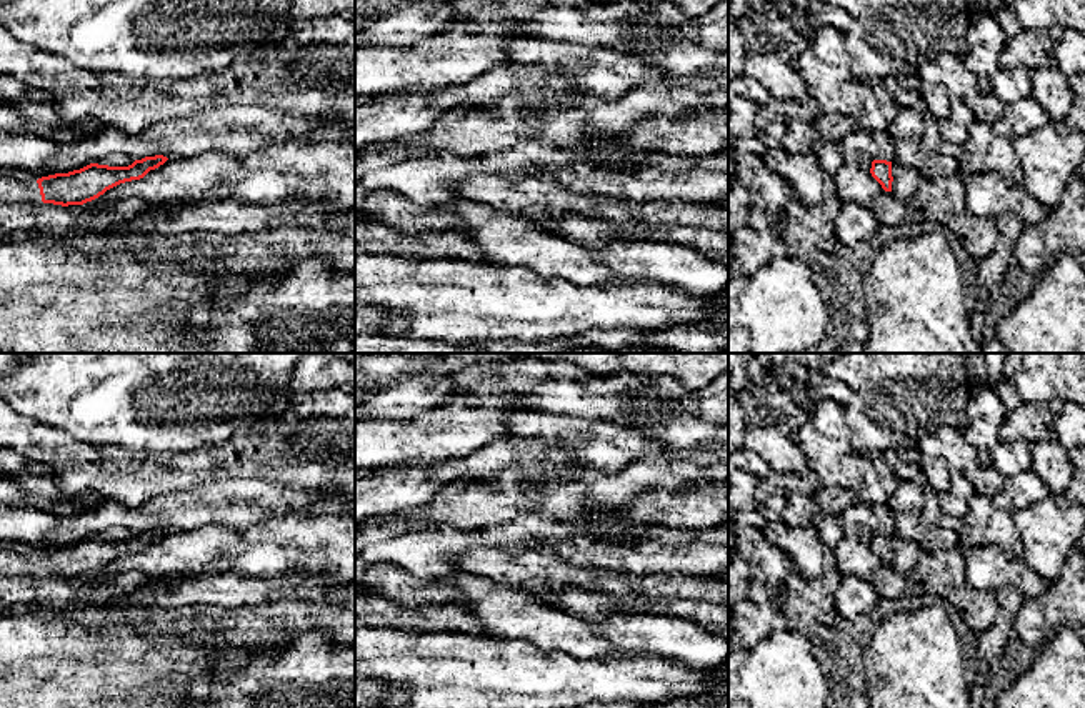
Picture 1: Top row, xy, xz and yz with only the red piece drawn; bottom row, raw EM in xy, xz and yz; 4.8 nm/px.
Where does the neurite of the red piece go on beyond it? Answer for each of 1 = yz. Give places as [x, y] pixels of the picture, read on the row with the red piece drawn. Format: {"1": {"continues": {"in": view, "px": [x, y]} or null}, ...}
{"1": {"continues": {"in": "yz", "px": [905, 179]}}}

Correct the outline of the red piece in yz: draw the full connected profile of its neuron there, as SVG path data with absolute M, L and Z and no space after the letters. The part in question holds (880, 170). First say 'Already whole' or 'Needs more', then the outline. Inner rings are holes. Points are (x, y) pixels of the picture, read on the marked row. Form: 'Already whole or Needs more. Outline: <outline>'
Needs more. Outline: M873 160L870 173L885 192L892 192L898 200L905 203L917 192L918 182L922 178L920 170L903 167L895 160Z

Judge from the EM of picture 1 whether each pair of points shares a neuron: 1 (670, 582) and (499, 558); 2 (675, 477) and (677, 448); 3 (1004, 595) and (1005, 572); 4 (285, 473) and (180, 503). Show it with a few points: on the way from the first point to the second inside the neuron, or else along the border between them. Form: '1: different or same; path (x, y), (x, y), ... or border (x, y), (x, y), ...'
1: same; path (627, 587), (579, 577), (542, 575)
2: different; border (664, 453), (677, 460)
3: different; border (995, 590), (1014, 587), (1025, 598)
4: different; border (222, 480), (272, 480), (300, 490)

